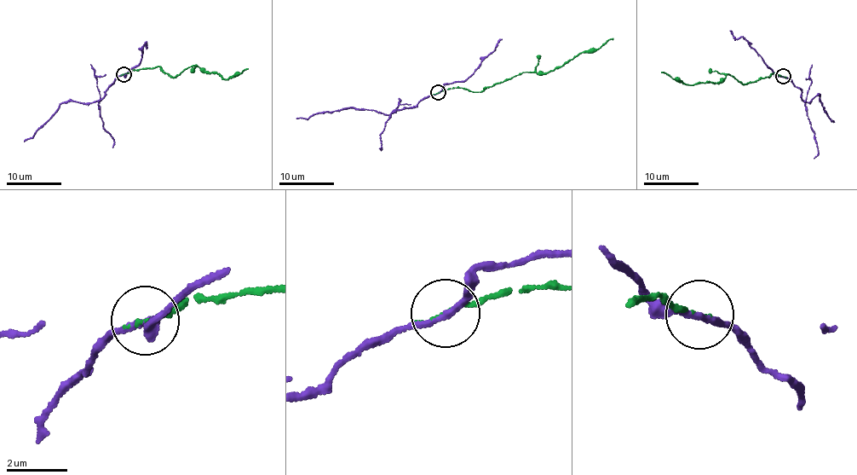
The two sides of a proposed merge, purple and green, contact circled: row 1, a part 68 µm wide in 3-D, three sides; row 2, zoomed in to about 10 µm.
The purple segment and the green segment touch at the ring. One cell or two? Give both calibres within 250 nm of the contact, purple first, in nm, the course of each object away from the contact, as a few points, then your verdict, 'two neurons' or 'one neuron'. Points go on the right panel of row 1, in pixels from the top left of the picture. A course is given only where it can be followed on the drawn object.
190 nm thick on the purple side, 90 nm on the other; purple runs (784, 76), (799, 88), (801, 97), (809, 102), (819, 94), (829, 119), (833, 122); green runs (784, 76), (775, 72), (766, 78), (743, 83), (729, 74), (718, 83), (690, 85), (661, 71); two neurons

